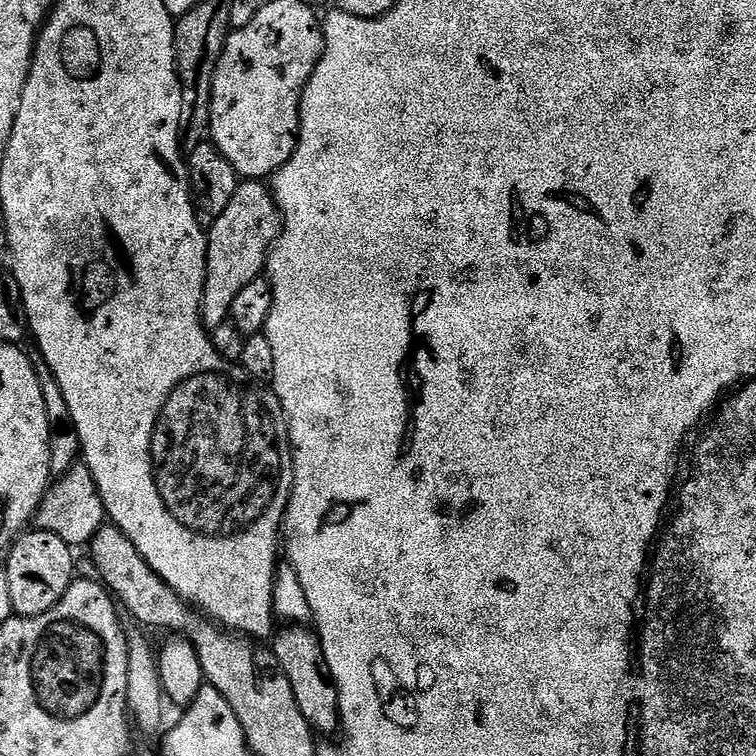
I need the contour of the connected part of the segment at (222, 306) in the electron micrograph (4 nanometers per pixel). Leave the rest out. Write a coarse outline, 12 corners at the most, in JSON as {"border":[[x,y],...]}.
{"border":[[244,180],[207,229],[205,328],[265,271],[281,227],[271,187]]}

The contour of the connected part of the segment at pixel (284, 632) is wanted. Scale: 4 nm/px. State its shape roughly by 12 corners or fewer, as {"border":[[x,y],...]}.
{"border":[[284,626],[270,647],[302,718],[341,731],[340,695],[320,637]]}

